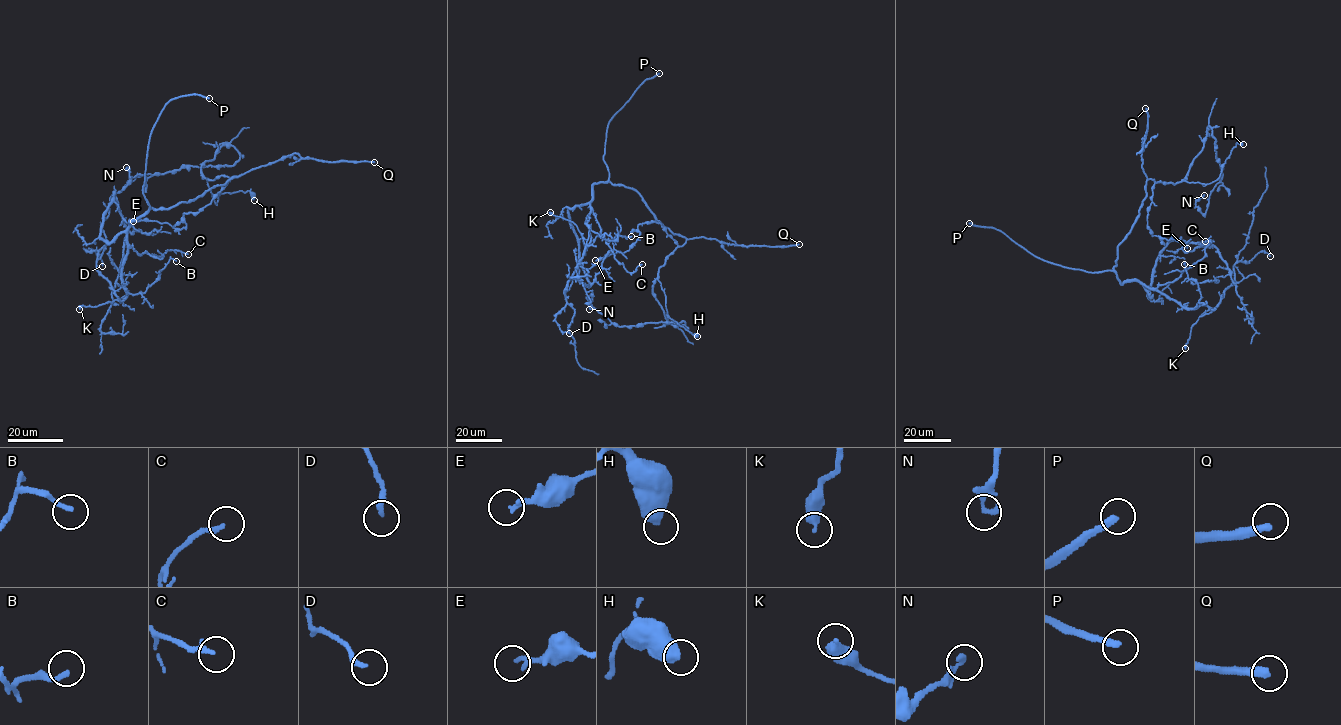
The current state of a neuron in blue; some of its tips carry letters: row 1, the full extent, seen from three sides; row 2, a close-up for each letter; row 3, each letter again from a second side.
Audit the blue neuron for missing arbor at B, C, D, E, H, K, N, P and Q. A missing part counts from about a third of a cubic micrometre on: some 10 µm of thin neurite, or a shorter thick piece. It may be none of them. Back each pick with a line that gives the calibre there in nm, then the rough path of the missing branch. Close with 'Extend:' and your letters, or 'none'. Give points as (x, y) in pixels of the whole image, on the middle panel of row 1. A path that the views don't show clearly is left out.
Q: 340 nm thick
Extend: Q

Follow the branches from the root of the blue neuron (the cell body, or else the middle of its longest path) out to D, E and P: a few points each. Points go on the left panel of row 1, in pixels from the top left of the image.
D: (187, 202), (129, 221), (122, 301), (97, 270), (99, 251), (85, 249), (102, 266)
E: (187, 202), (241, 175), (232, 177), (211, 202), (199, 212), (183, 213), (185, 228), (156, 221), (133, 221)
P: (187, 202), (166, 209), (149, 209), (143, 192), (149, 137), (170, 100), (193, 94), (209, 98)

